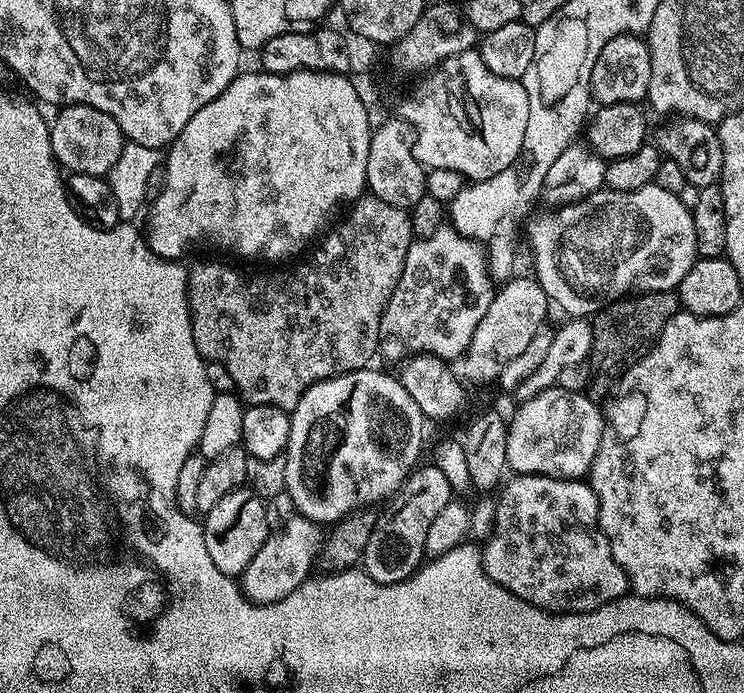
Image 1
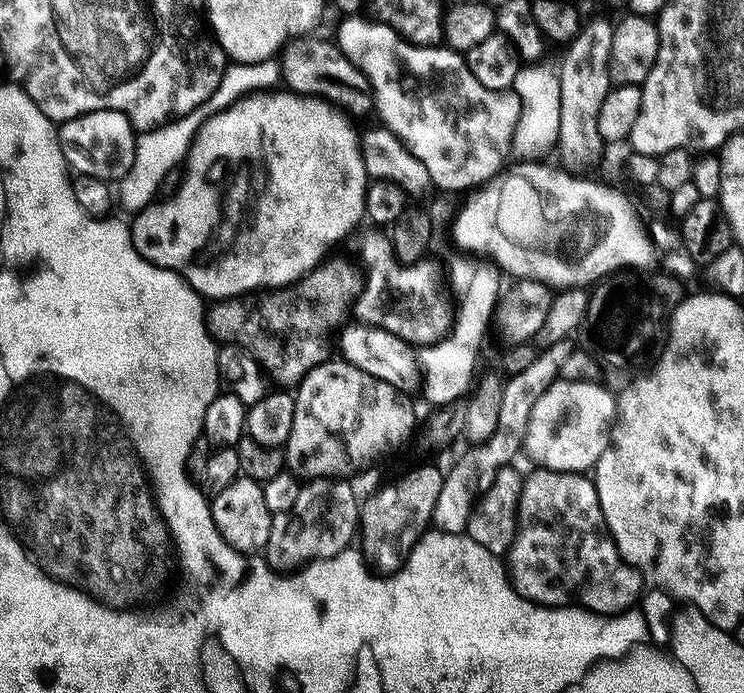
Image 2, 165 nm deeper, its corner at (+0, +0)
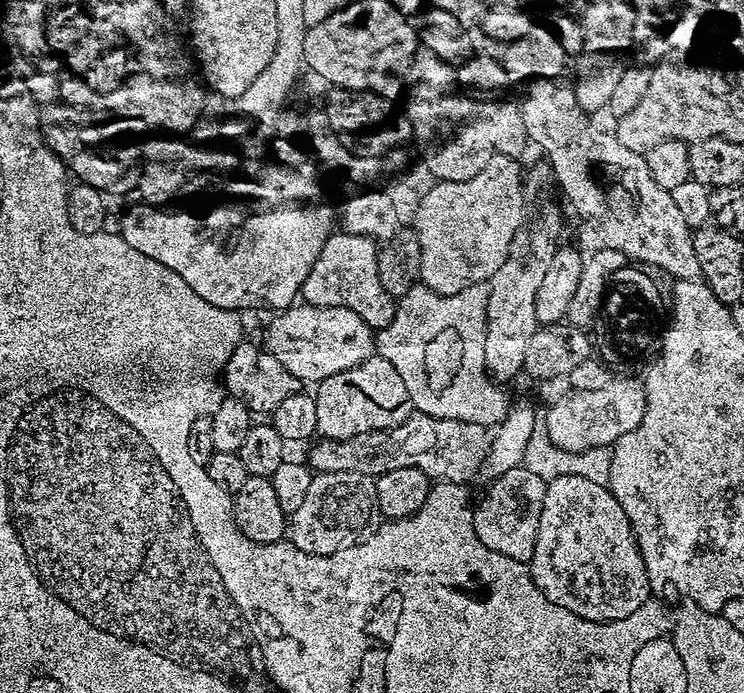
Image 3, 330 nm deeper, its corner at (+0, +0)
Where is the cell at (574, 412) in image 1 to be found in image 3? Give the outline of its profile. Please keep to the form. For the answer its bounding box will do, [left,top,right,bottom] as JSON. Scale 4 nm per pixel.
[542,376,646,452]

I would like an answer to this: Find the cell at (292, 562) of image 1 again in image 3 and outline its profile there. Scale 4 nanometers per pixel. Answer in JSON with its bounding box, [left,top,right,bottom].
[286,472,376,556]

